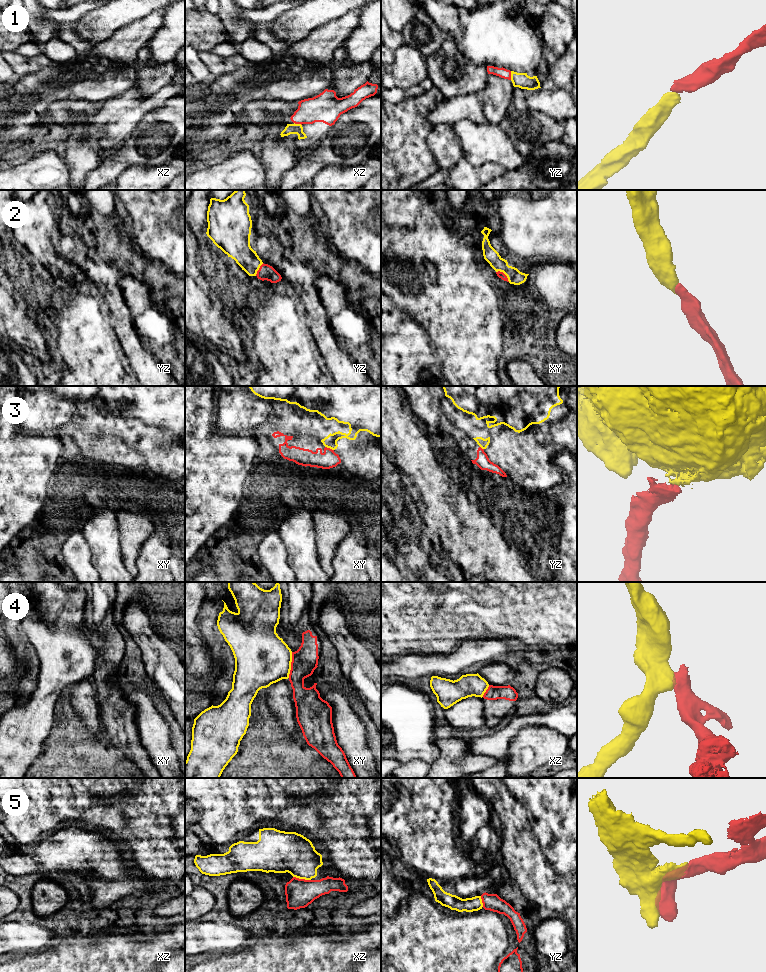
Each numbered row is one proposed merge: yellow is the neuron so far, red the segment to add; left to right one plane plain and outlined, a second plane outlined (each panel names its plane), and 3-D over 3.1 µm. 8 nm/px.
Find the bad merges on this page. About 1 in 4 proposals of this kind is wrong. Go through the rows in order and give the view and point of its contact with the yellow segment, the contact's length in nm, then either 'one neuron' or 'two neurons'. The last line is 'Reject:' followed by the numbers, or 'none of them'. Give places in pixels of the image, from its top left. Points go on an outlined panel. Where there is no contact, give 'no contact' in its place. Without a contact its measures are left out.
1: yz (511, 75) | 70 nm | one neuron
2: xy (504, 273) | 140 nm | one neuron
3: xy (329, 447) | 80 nm | two neurons
4: xy (290, 665) | 220 nm | two neurons
5: xz (302, 878) | 150 nm | one neuron
Reject: 3, 4

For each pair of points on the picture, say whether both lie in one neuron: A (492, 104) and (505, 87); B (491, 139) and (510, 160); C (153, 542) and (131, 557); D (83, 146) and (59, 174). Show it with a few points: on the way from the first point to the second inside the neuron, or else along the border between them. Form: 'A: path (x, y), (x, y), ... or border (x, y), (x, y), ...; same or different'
A: path (495, 100), (501, 91); same
B: path (495, 144), (506, 155); same
C: border (152, 534), (143, 544), (137, 557), (137, 571); different
D: border (64, 159), (70, 179); different

